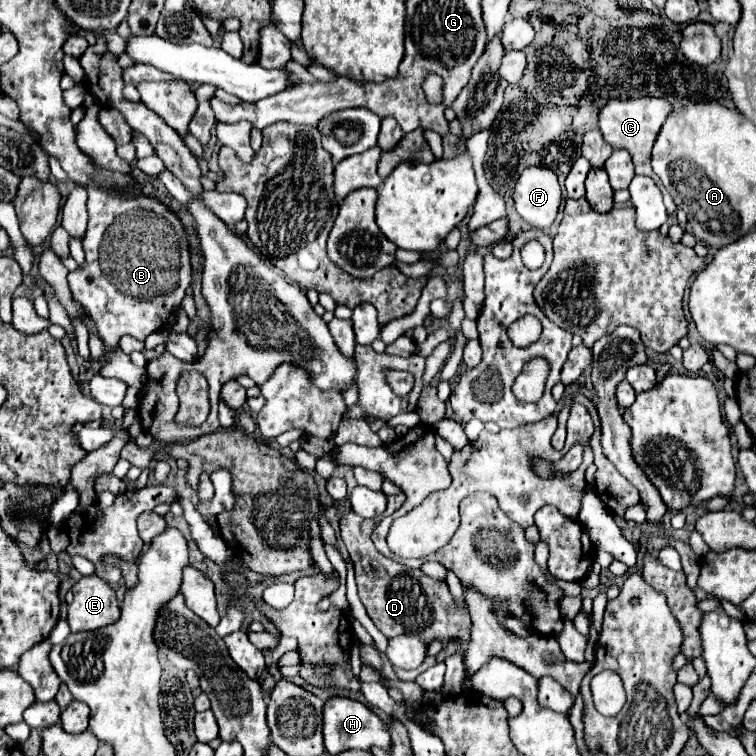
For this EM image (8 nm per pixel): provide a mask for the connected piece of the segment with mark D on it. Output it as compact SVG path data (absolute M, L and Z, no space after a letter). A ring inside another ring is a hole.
M352 510L340 518L340 534L356 566L358 594L362 604L366 606L368 616L374 620L376 628L388 638L398 634L414 634L420 636L426 644L430 644L436 638L454 640L456 636L460 636L460 640L468 640L470 614L466 610L460 610L458 614L458 608L452 600L446 582L434 580L426 576L422 570L412 570L376 552L370 538L376 524L378 520L362 518Z

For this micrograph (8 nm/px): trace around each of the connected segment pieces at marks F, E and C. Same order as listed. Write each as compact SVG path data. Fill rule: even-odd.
M532 166L520 174L514 188L514 206L524 222L546 230L556 220L560 204L562 190L552 170Z
M96 574L82 576L74 586L74 602L68 608L68 624L72 632L98 630L120 618L116 592Z
M636 98L636 100L608 100L608 104L600 110L600 130L604 140L612 148L624 148L630 152L634 160L635 174L650 176L656 184L660 178L654 174L650 166L650 150L656 142L656 132L660 132L660 124L668 118L670 104L662 98Z

